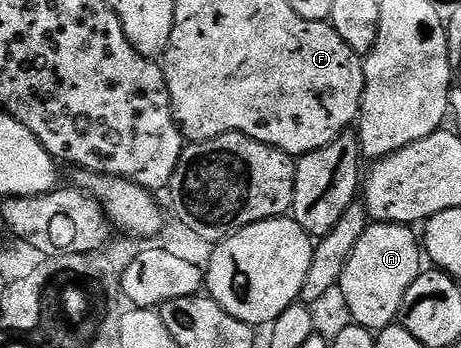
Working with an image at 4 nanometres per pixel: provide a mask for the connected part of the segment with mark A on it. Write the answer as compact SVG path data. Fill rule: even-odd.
M404 223L369 225L359 237L343 269L339 286L347 301L352 322L378 332L398 322L403 296L423 270L423 247L412 226Z

